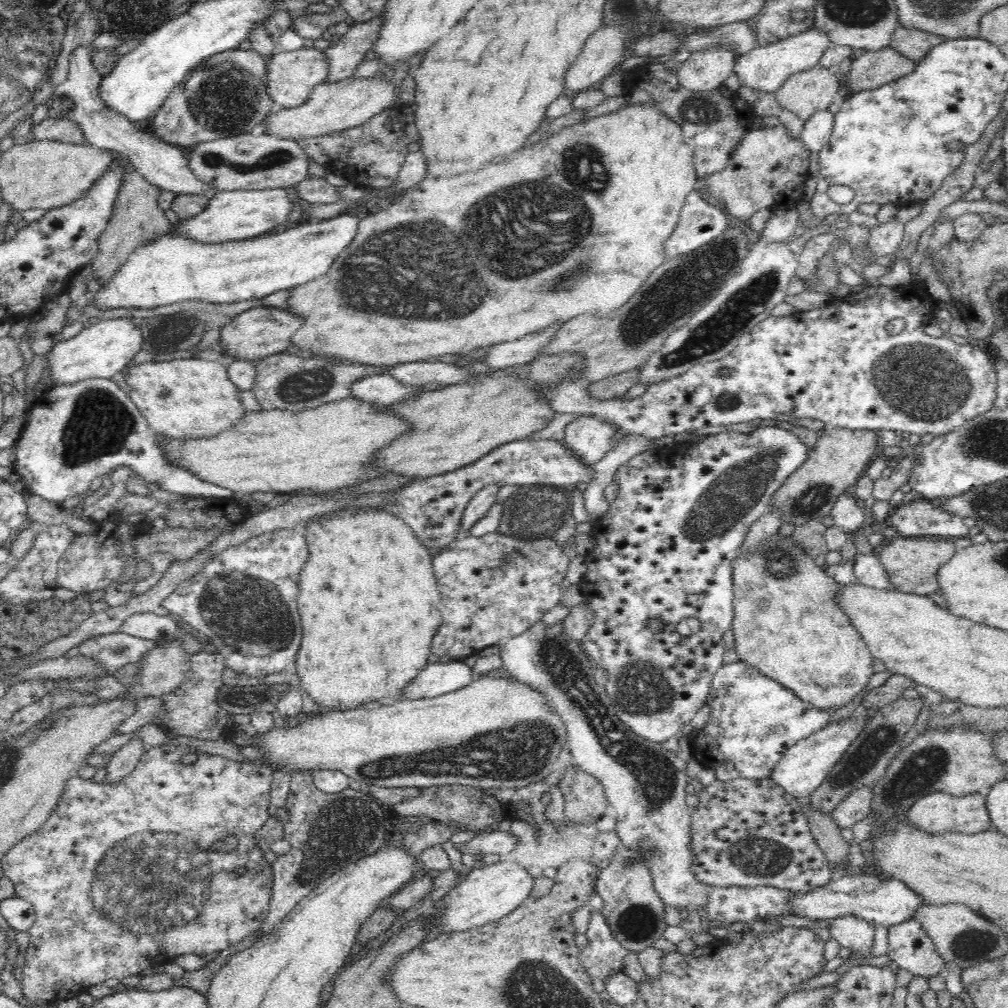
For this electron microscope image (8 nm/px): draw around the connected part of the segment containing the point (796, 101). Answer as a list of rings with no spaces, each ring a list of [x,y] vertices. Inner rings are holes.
[[[818,64],[811,69],[792,74],[775,90],[775,98],[780,108],[794,112],[800,120],[806,121],[816,111],[838,100],[840,75],[835,69]]]

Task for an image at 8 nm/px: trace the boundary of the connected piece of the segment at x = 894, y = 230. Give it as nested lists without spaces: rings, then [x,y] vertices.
[[[896,218],[880,223],[875,229],[871,229],[867,242],[868,247],[872,249],[872,257],[878,258],[894,254],[904,233],[905,224]]]

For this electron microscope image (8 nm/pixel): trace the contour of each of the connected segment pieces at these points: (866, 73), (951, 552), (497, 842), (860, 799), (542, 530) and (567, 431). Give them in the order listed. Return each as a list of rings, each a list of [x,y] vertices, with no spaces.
[[[888,46],[886,49],[866,51],[859,58],[852,60],[844,80],[848,90],[853,93],[874,90],[906,77],[916,66],[916,61]]]
[[[921,537],[888,539],[876,549],[876,555],[888,572],[889,581],[896,591],[919,594],[920,596],[938,592],[937,572],[940,566],[955,555],[958,548],[950,541],[931,540]]]
[[[485,831],[472,838],[468,842],[455,845],[461,854],[472,854],[482,857],[485,854],[508,854],[516,848],[517,837],[503,831]]]
[[[862,786],[853,790],[830,815],[840,828],[852,828],[869,816],[868,804],[871,803],[871,798],[871,789]]]
[[[524,485],[505,500],[498,532],[524,540],[551,537],[560,526],[571,522],[571,519],[572,505],[569,488],[558,485]]]
[[[591,416],[578,417],[564,429],[563,445],[584,464],[593,466],[612,450],[611,442],[618,429],[622,428],[608,425]]]

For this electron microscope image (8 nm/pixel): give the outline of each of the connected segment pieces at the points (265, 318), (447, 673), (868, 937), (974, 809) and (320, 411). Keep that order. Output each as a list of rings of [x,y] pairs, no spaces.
[[[260,305],[240,313],[234,320],[221,328],[219,348],[222,348],[225,358],[231,360],[248,360],[255,362],[273,354],[284,352],[292,345],[292,334],[304,324],[300,315],[288,311],[288,308],[278,308]]]
[[[438,661],[429,663],[421,674],[418,674],[406,688],[403,700],[420,700],[420,698],[436,698],[448,692],[460,690],[471,684],[475,678],[473,668],[463,661],[442,664]]]
[[[852,915],[834,918],[829,923],[831,936],[841,946],[851,948],[854,955],[870,958],[874,946],[874,925]]]
[[[934,792],[921,796],[918,802],[914,803],[912,810],[908,810],[908,816],[903,818],[904,822],[912,824],[928,834],[942,834],[944,830],[956,830],[956,832],[966,832],[966,834],[976,834],[992,829],[991,818],[986,806],[985,794],[972,793],[960,798],[956,798],[945,792]]]
[[[344,398],[336,402],[326,402],[323,406],[307,409],[298,413],[288,410],[262,410],[246,412],[244,420],[234,428],[224,430],[216,438],[200,438],[190,442],[180,442],[173,438],[158,436],[158,444],[164,457],[169,457],[183,472],[190,471],[200,479],[224,488],[230,488],[234,494],[253,492],[286,492],[310,496],[322,495],[330,490],[360,484],[362,480],[380,476],[366,468],[374,450],[388,446],[394,436],[400,436],[408,430],[407,422],[380,406],[372,406],[358,398]]]

